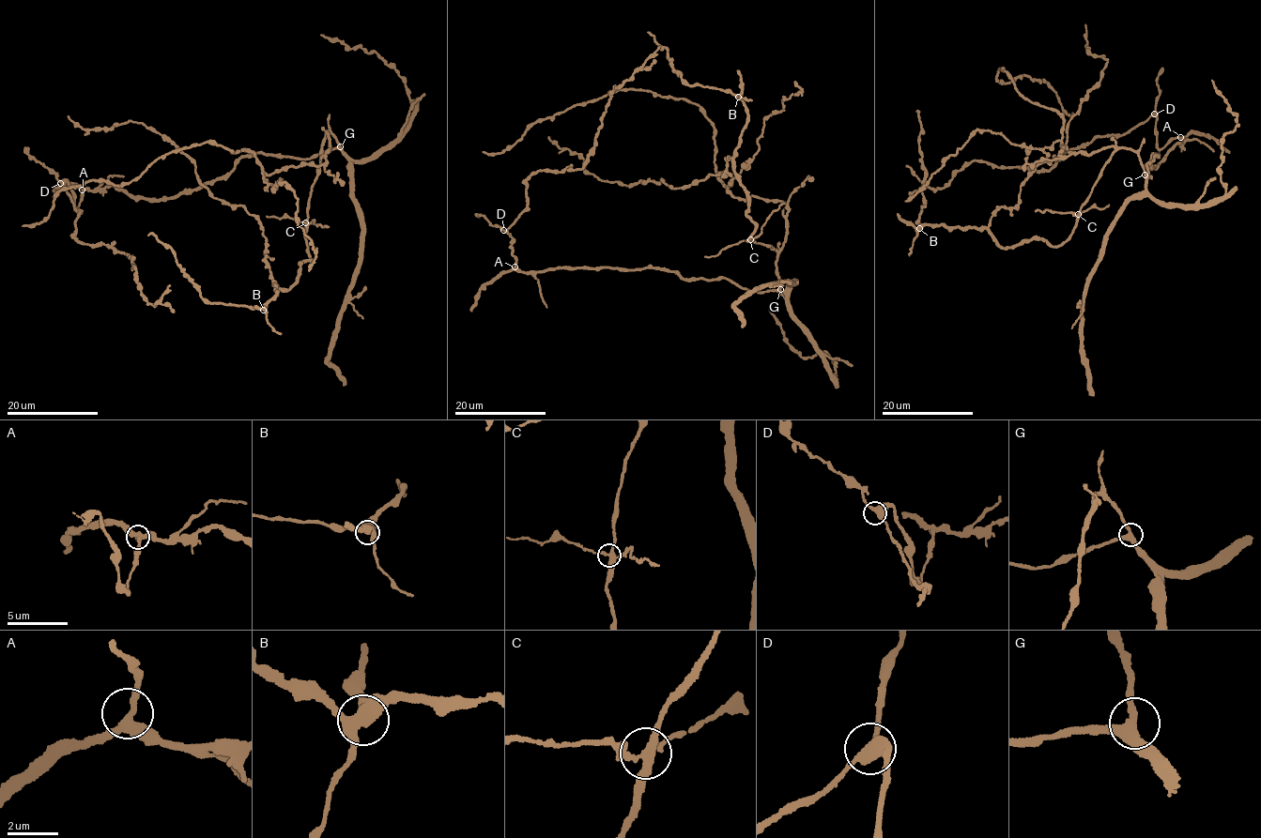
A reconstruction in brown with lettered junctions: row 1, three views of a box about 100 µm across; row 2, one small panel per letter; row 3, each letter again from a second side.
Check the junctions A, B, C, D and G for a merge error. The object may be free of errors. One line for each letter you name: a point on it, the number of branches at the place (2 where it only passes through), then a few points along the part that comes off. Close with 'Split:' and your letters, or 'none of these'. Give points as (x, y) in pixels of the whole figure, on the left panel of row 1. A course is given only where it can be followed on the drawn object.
C: at (305, 222); 4 branches meet; foreign part runs (305, 223), (313, 220), (315, 226), (328, 226)
Split: C

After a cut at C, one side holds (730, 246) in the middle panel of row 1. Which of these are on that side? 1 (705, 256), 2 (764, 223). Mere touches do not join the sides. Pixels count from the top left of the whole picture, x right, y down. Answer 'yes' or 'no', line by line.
1: yes
2: yes

